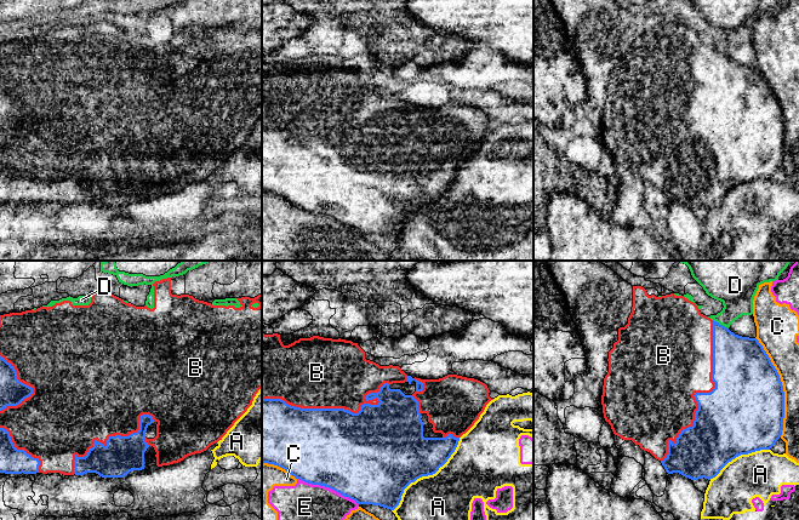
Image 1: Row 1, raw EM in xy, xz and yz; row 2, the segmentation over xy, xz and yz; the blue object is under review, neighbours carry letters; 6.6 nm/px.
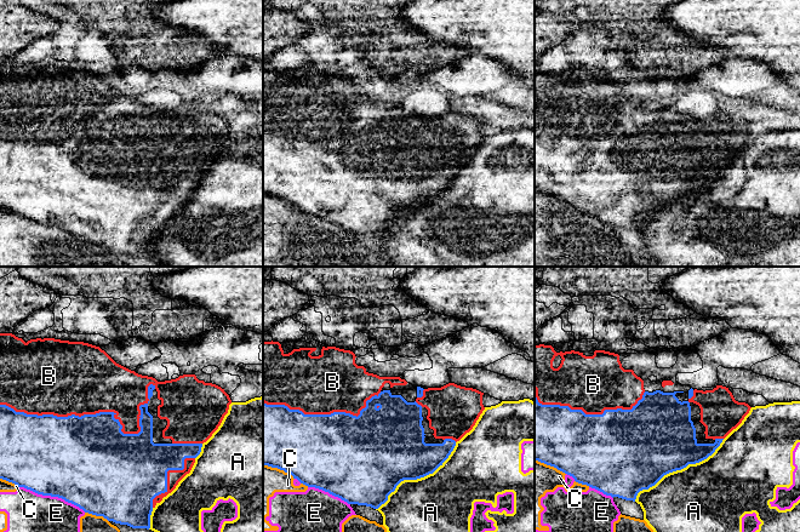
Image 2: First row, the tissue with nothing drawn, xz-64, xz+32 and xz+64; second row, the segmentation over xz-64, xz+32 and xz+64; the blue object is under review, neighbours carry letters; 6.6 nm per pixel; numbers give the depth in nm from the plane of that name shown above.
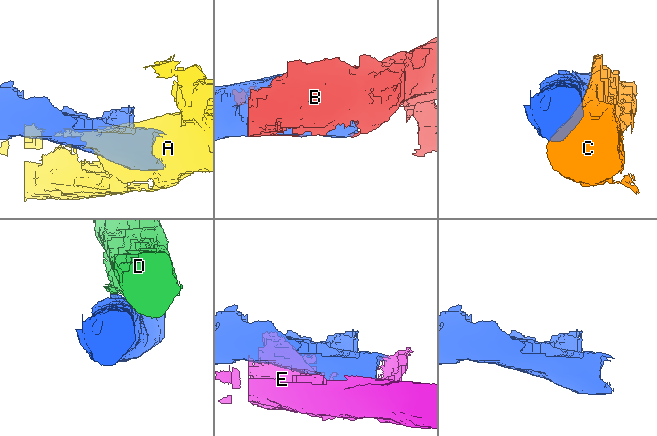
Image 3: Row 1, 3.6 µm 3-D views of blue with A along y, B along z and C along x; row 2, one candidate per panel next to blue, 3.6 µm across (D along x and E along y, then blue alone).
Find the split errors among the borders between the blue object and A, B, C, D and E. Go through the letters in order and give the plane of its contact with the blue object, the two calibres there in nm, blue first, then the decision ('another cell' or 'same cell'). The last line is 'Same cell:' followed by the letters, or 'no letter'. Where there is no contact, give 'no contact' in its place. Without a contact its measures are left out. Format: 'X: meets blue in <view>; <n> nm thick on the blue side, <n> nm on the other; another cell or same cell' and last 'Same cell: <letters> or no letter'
A: meets blue in xz; 440 nm thick on the blue side, 440 nm on the other; another cell
B: meets blue in yz; 420 nm thick on the blue side, 480 nm on the other; same cell
C: meets blue in yz; 480 nm thick on the blue side, 200 nm on the other; another cell
D: meets blue in yz; 300 nm thick on the blue side, 240 nm on the other; another cell
E: meets blue in xz; 500 nm thick on the blue side, 420 nm on the other; another cell
Same cell: B

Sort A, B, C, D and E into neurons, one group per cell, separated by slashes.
A / B / C E / D

